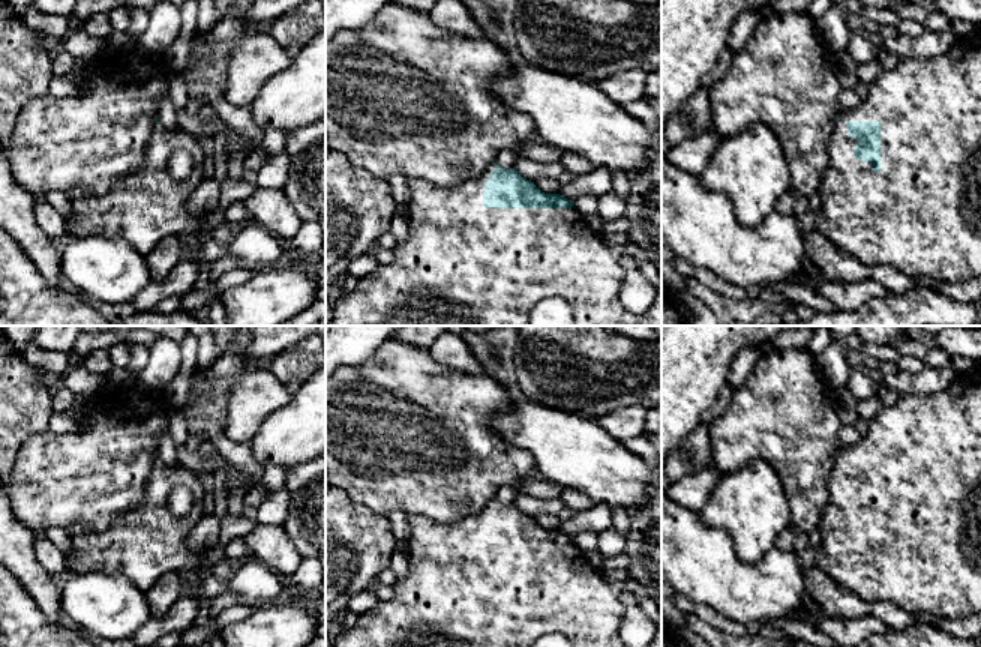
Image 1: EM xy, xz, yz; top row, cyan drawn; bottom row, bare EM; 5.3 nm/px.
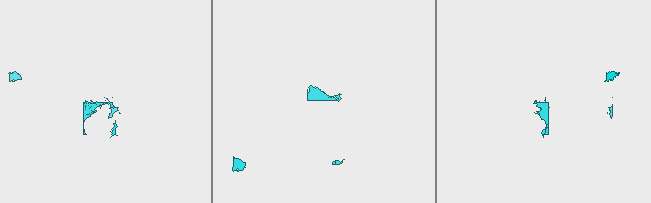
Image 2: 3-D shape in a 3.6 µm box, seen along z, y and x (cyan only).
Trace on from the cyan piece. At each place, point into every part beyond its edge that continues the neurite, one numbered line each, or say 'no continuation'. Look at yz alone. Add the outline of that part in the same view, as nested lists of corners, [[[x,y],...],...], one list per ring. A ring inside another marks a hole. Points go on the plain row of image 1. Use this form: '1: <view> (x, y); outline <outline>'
1: yz (921, 550); outline [[[981,368],[964,374],[956,374],[952,383],[932,395],[909,393],[896,405],[882,407],[878,416],[868,422],[868,432],[855,444],[840,449],[830,479],[830,503],[819,524],[820,545],[812,555],[820,570],[834,582],[849,588],[866,602],[890,600],[909,612],[932,614],[938,618],[962,618],[970,614],[981,615]],[[848,458],[880,459],[880,507],[874,509],[870,498],[861,498],[854,492],[856,476],[848,471]]]

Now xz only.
1: xz (459, 592); outline [[[490,501],[483,512],[450,524],[408,513],[408,536],[405,542],[410,570],[406,576],[404,579],[398,579],[393,585],[393,599],[381,600],[372,609],[360,614],[356,626],[342,632],[334,639],[334,647],[532,647],[542,635],[552,632],[562,633],[572,647],[628,647],[620,636],[620,626],[626,618],[626,608],[621,602],[621,596],[627,591],[634,594],[638,606],[657,626],[656,635],[646,647],[662,647],[662,618],[652,599],[630,579],[624,582],[604,581],[576,545],[486,545],[483,542],[484,519],[495,506],[496,503]]]

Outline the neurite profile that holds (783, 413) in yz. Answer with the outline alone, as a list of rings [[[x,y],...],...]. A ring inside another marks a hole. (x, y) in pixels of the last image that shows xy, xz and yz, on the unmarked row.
[[[770,348],[747,380],[734,390],[728,410],[710,423],[710,443],[718,474],[764,459],[778,474],[790,510],[790,528],[810,533],[830,503],[830,479],[840,453],[842,423],[834,392],[820,377],[808,348]]]

